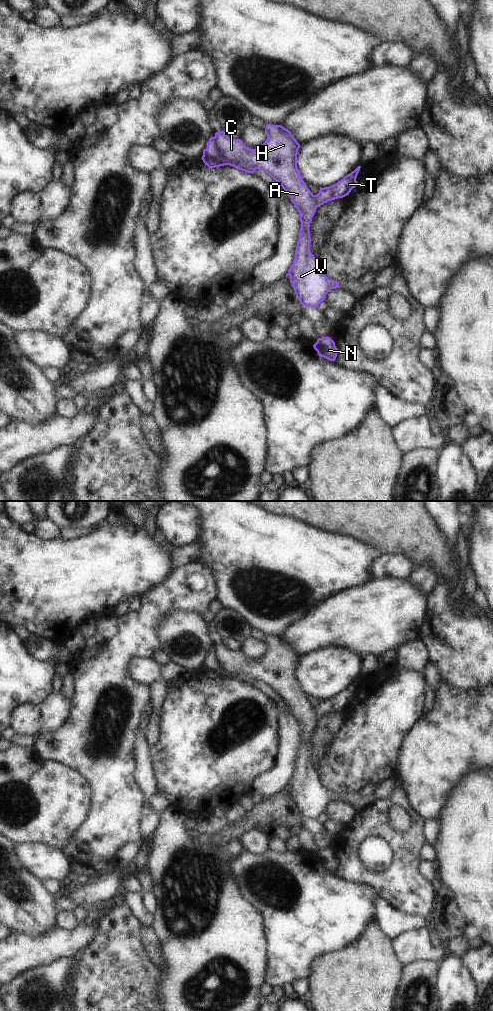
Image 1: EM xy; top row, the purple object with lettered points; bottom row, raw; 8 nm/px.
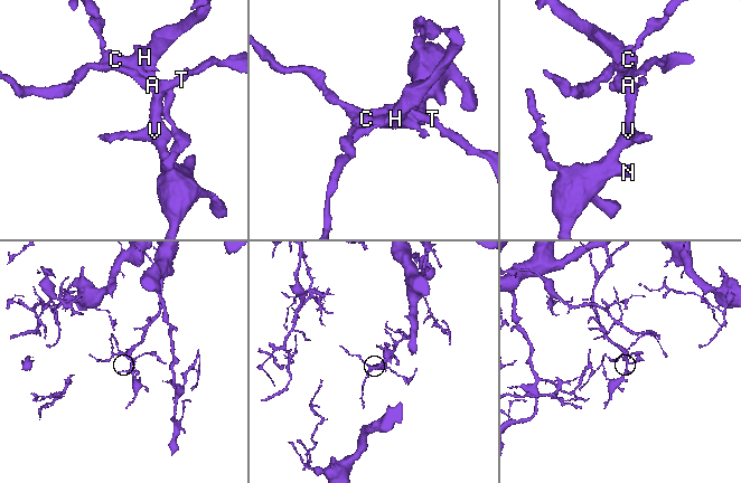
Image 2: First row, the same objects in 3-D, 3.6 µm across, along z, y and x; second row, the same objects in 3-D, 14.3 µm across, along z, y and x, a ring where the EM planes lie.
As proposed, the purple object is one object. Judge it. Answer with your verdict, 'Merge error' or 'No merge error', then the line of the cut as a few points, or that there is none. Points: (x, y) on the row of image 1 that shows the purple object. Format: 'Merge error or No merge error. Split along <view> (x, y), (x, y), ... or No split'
Merge error. Split along xy (214, 137), (216, 148), (227, 161), (243, 160), (257, 168).

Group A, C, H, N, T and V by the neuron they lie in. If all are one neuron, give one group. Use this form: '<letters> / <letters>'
A C H N V / T

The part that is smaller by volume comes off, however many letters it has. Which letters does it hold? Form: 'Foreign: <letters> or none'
Foreign: T

